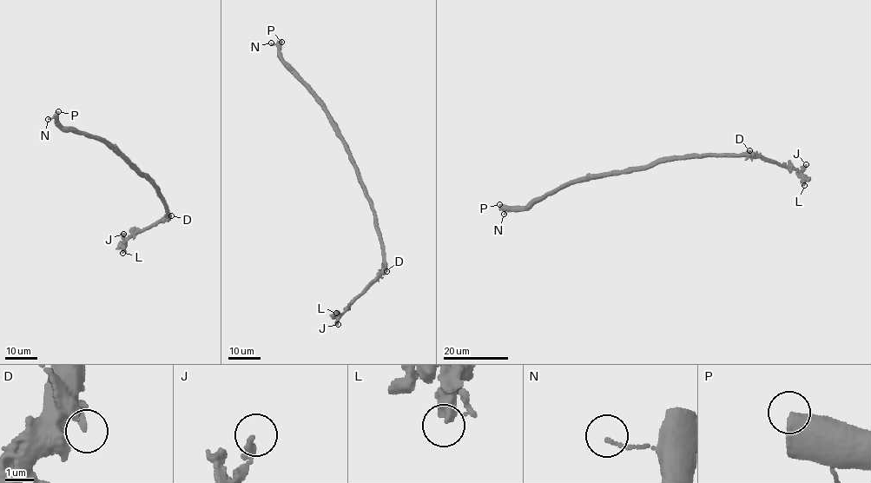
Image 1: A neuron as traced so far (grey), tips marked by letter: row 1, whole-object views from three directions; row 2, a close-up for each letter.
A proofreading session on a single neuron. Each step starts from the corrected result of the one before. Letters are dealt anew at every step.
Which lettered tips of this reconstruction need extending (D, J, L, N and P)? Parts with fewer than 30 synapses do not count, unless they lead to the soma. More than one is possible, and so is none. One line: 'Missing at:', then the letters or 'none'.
Missing at: J

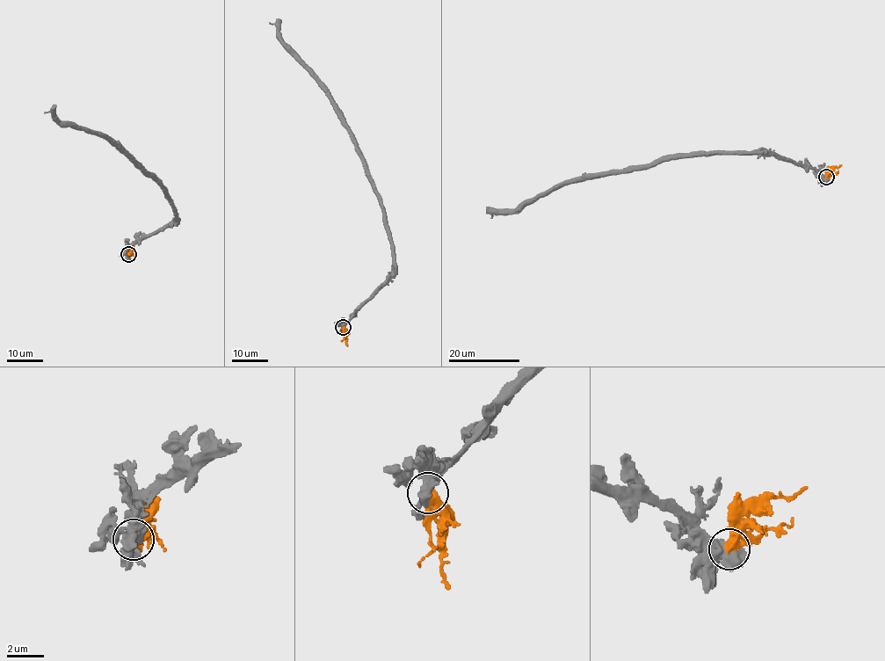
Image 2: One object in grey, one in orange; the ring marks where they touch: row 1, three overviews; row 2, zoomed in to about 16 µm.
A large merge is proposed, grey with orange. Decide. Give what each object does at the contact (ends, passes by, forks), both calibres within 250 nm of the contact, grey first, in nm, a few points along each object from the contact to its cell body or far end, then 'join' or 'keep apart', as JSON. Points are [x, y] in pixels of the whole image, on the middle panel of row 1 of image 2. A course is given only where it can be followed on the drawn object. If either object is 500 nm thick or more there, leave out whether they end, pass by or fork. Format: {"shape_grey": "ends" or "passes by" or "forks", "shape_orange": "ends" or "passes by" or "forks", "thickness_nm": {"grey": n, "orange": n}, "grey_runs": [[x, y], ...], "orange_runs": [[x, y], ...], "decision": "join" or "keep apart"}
{"thickness_nm": {"grey": 500, "orange": 650}, "grey_runs": [[344, 327], [391, 272], [384, 209], [354, 135], [329, 90], [269, 22]], "orange_runs": [[344, 327], [347, 346]], "decision": "join"}

